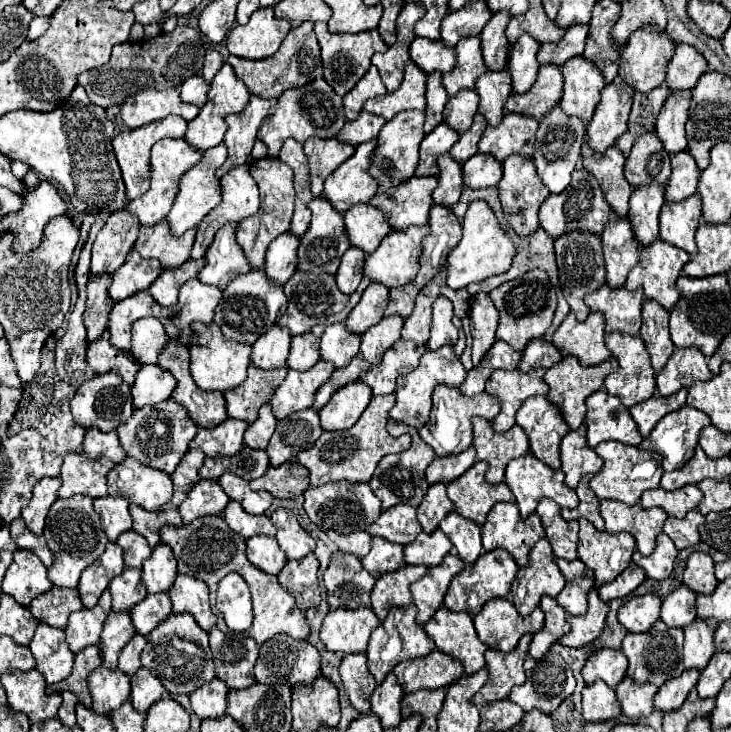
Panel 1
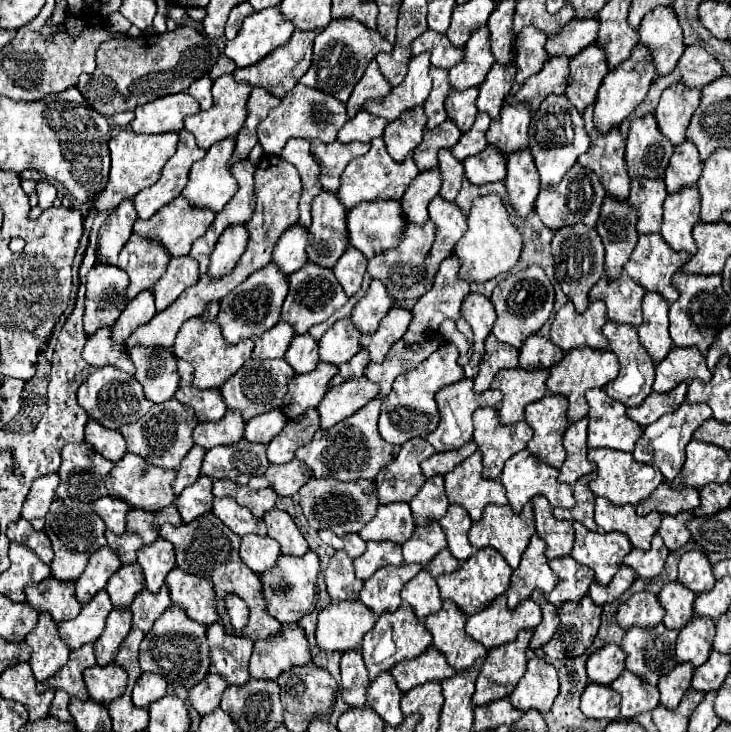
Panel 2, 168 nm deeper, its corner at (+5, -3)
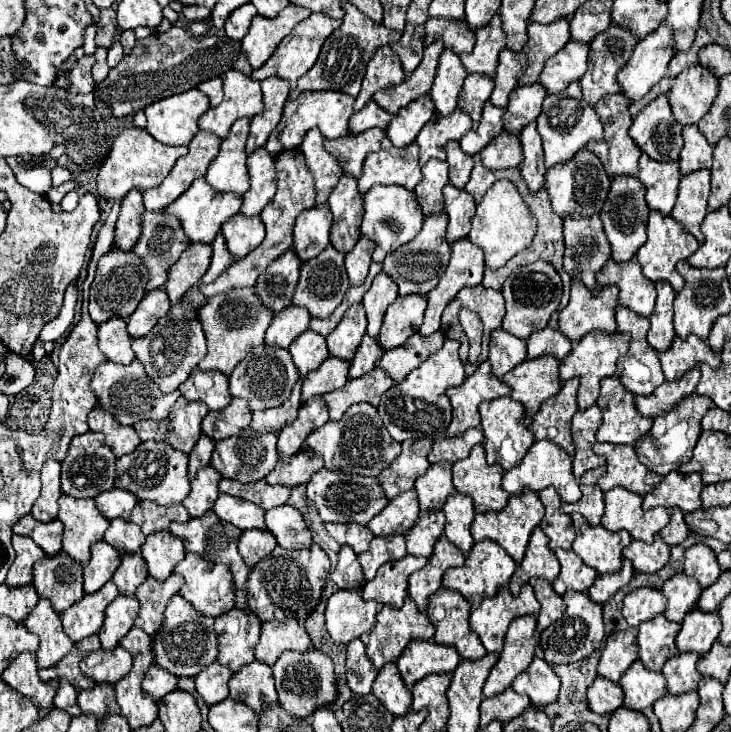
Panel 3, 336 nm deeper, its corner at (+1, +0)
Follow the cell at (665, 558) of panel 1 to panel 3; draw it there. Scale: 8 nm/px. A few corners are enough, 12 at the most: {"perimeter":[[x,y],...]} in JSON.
{"perimeter":[[660,535],[648,545],[632,541],[622,555],[640,573],[668,563],[670,547]]}

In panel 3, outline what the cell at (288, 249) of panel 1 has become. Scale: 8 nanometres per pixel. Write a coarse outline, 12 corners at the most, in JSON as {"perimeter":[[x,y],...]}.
{"perimeter":[[328,203],[298,215],[294,251],[302,261],[330,245]]}

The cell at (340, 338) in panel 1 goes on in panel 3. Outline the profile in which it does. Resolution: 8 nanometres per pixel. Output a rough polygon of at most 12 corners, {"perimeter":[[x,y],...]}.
{"perimeter":[[354,303],[326,337],[330,355],[350,361],[366,333]]}

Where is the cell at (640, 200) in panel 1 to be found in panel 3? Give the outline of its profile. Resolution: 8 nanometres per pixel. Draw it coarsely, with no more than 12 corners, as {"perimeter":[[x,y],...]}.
{"perimeter":[[642,153],[640,181],[650,209],[670,215],[680,185],[676,161]]}

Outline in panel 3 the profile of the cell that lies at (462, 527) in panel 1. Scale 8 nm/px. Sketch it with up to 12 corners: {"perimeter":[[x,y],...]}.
{"perimeter":[[454,493],[442,507],[444,535],[468,553],[474,545],[470,525],[474,503]]}

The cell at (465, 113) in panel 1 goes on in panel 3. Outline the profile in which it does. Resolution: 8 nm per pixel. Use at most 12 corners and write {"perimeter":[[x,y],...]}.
{"perimeter":[[468,75],[458,107],[478,127],[482,107],[494,91],[494,81]]}

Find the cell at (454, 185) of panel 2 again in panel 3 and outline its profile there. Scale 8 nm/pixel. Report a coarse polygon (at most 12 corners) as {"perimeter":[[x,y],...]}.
{"perimeter":[[448,141],[450,183],[458,189],[470,179],[474,159]]}

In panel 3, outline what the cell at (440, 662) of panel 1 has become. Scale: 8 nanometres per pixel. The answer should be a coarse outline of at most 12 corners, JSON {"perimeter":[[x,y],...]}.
{"perimeter":[[414,641],[398,657],[408,687],[430,673],[452,673],[458,651]]}

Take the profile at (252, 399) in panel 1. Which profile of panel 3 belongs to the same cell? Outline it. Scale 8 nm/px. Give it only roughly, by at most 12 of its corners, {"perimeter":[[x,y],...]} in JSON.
{"perimeter":[[260,345],[230,375],[252,411],[282,405],[298,371],[290,351]]}

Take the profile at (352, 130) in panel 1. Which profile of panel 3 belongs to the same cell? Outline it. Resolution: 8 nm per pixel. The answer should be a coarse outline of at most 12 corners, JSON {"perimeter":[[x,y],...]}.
{"perimeter":[[368,101],[350,119],[350,133],[386,129],[392,113]]}

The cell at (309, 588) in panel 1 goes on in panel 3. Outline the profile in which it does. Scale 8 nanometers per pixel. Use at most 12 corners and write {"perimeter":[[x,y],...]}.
{"perimeter":[[316,543],[276,547],[252,567],[248,609],[262,623],[304,621],[330,559]]}

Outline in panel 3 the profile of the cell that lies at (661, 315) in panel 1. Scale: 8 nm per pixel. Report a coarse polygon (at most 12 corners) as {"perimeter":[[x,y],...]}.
{"perimeter":[[656,283],[658,299],[650,315],[648,343],[666,351],[674,341],[674,289]]}

